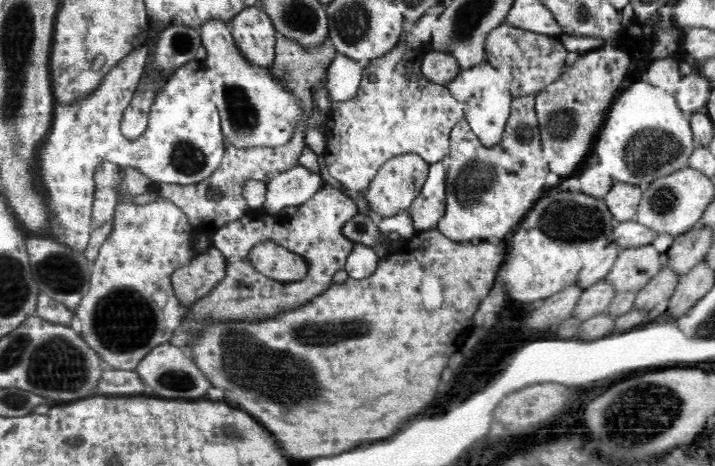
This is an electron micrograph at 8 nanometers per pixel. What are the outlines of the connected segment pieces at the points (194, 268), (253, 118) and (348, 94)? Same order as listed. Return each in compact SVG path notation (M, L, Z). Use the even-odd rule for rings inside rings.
M220 252L194 259L171 274L175 295L183 306L209 293L225 277L225 258Z
M204 22L199 30L207 52L202 65L213 85L225 142L234 148L276 148L288 144L294 134L292 130L304 114L298 97L272 75L269 67L254 65L244 58L236 46L228 22Z
M333 53L324 80L332 106L336 102L344 102L356 96L364 69L364 63L348 58L345 54Z

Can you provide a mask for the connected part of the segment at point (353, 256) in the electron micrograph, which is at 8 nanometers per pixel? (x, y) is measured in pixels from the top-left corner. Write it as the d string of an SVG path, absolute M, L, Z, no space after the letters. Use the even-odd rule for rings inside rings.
M356 243L347 258L345 268L336 272L333 282L340 284L348 277L356 280L368 278L376 270L379 260L373 247Z

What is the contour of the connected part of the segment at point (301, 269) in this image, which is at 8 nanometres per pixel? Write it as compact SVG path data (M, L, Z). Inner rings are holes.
M272 240L256 244L250 250L248 259L254 269L277 281L302 280L308 272L304 259Z

